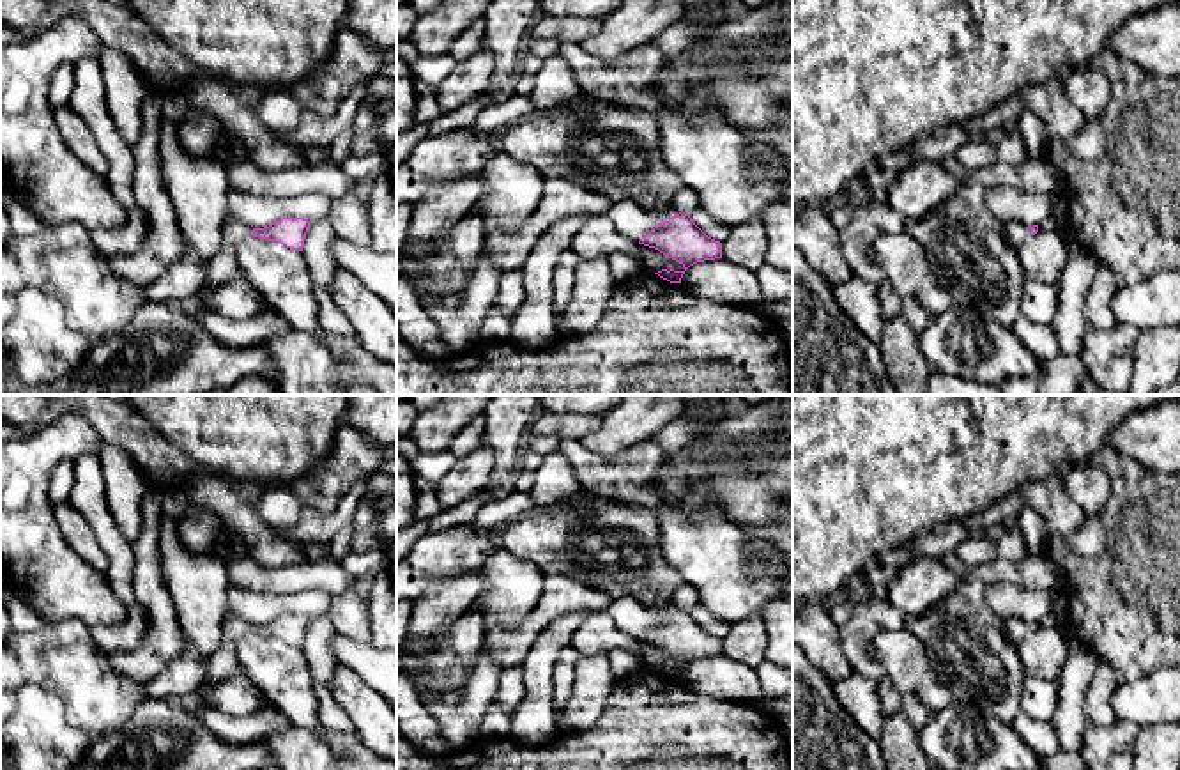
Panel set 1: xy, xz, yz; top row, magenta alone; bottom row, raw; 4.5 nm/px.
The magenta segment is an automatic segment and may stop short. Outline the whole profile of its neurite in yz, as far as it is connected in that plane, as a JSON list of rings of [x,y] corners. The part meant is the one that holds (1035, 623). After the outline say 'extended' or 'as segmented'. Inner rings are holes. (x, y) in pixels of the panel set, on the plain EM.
[[[1019,618],[1001,620],[1007,637],[1017,646],[1030,632],[1038,628],[1038,621],[1028,623]]]; extended

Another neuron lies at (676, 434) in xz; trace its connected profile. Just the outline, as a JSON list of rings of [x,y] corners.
[[[695,398],[681,418],[670,421],[646,443],[658,446],[663,451],[663,460],[669,460],[676,457],[678,451],[690,443],[716,414],[718,405],[713,400]]]

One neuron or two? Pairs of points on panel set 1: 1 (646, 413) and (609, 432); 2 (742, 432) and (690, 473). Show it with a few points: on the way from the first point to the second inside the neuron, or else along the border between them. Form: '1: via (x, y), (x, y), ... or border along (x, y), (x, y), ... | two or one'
1: via (637, 416), (618, 432) | one
2: via (729, 445), (703, 461) | one

